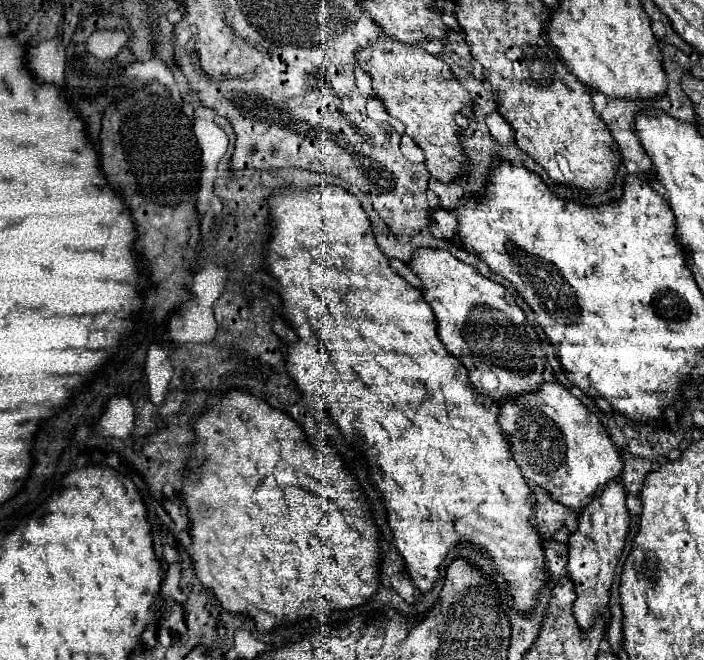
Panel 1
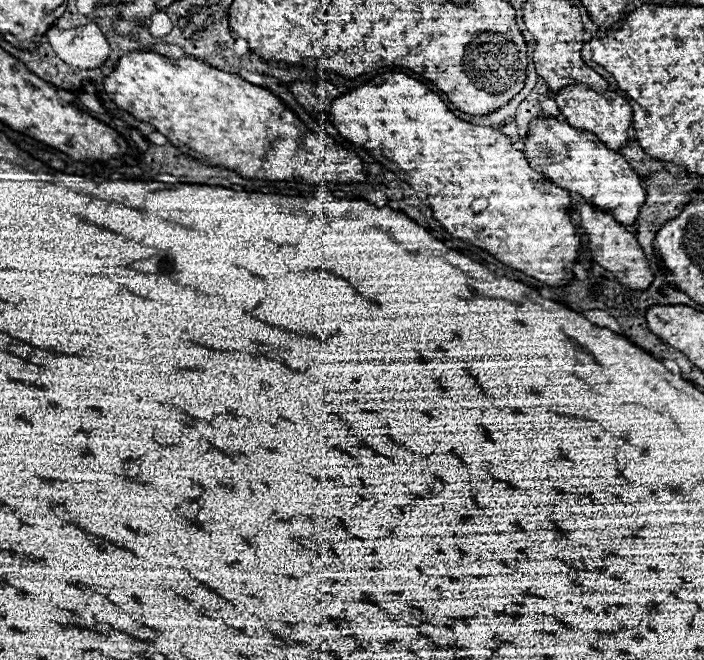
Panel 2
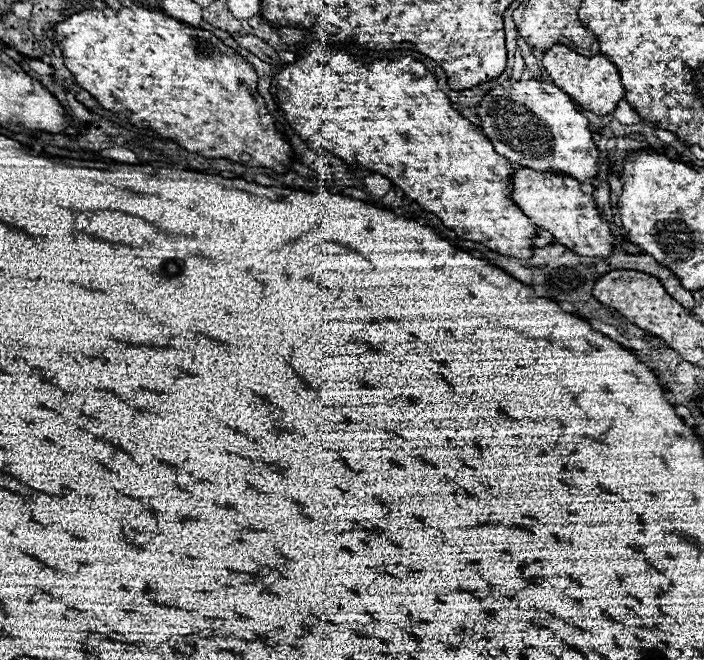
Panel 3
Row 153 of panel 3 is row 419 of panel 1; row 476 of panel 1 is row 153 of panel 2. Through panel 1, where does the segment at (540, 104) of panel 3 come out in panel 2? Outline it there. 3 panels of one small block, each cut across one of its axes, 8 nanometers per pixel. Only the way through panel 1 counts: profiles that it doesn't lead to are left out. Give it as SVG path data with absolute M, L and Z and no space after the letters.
M540 118L530 124L530 134L524 148L526 160L538 172L542 172L556 186L578 192L588 204L602 210L612 210L612 216L622 226L634 226L640 214L640 206L646 200L640 176L630 168L622 154L608 150L596 134L568 126L558 118Z

